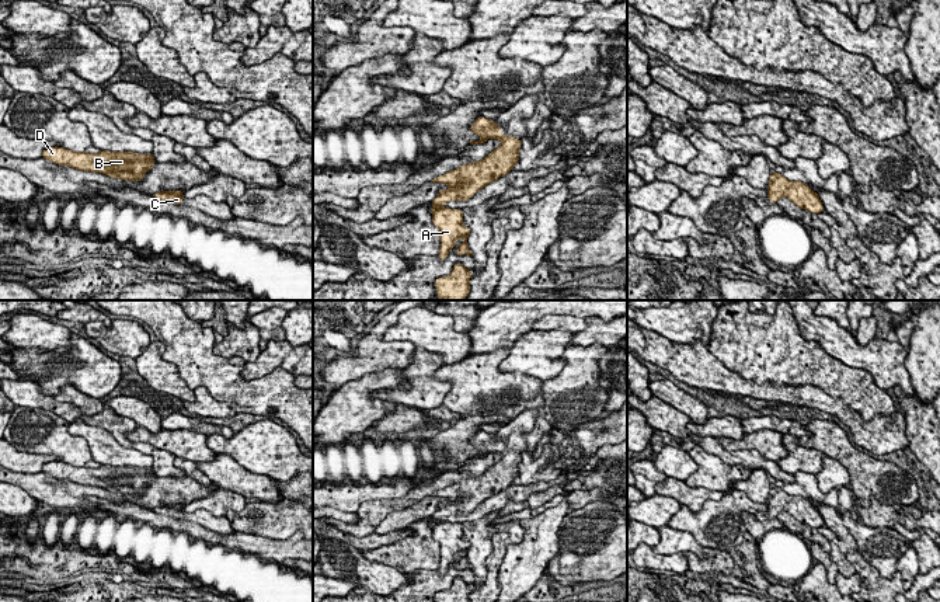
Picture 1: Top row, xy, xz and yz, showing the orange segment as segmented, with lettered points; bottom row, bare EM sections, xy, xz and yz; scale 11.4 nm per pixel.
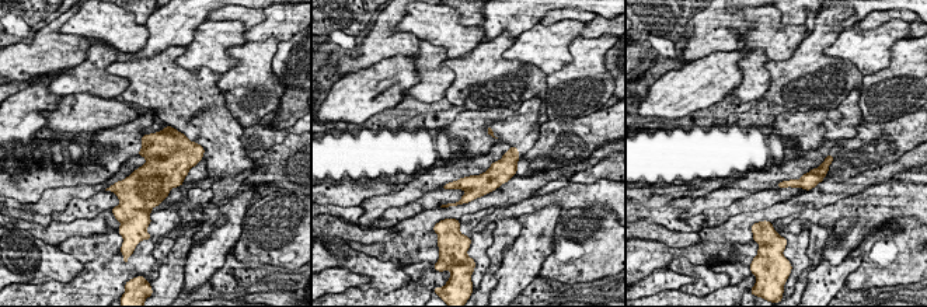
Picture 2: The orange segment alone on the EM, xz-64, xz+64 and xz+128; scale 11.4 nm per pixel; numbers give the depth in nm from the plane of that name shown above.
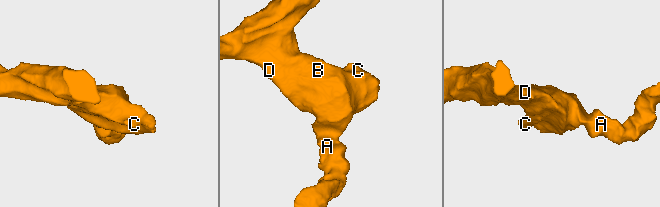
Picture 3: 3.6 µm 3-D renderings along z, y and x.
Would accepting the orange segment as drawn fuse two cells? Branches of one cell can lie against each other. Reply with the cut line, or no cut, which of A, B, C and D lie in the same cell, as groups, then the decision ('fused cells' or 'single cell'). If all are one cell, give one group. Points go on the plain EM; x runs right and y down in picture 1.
no cut; A B C D; single cell

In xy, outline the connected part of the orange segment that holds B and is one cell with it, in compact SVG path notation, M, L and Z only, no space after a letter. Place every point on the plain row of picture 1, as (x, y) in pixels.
M48 462L42 466L42 473L58 480L69 480L81 486L101 487L109 493L123 495L142 495L145 488L154 480L153 469L139 469L133 466L84 467L65 462Z

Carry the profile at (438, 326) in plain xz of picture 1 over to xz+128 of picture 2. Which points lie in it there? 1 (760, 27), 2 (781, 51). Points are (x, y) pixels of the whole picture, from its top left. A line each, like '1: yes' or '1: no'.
1: yes
2: yes

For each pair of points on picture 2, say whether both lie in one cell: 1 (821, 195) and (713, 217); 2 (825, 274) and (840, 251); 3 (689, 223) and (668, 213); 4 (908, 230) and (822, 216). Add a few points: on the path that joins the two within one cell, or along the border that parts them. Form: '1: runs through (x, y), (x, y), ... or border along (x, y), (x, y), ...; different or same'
1: border along (802, 192), (766, 208), (739, 213); different
2: border along (854, 248), (837, 264), (821, 261); different
3: runs through (683, 223), (678, 223), (673, 219); same
4: border along (912, 215), (885, 220), (856, 247); different

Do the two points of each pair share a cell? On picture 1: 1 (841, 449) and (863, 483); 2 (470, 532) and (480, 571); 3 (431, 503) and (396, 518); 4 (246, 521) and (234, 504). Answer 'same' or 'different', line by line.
1: same
2: same
3: same
4: different

